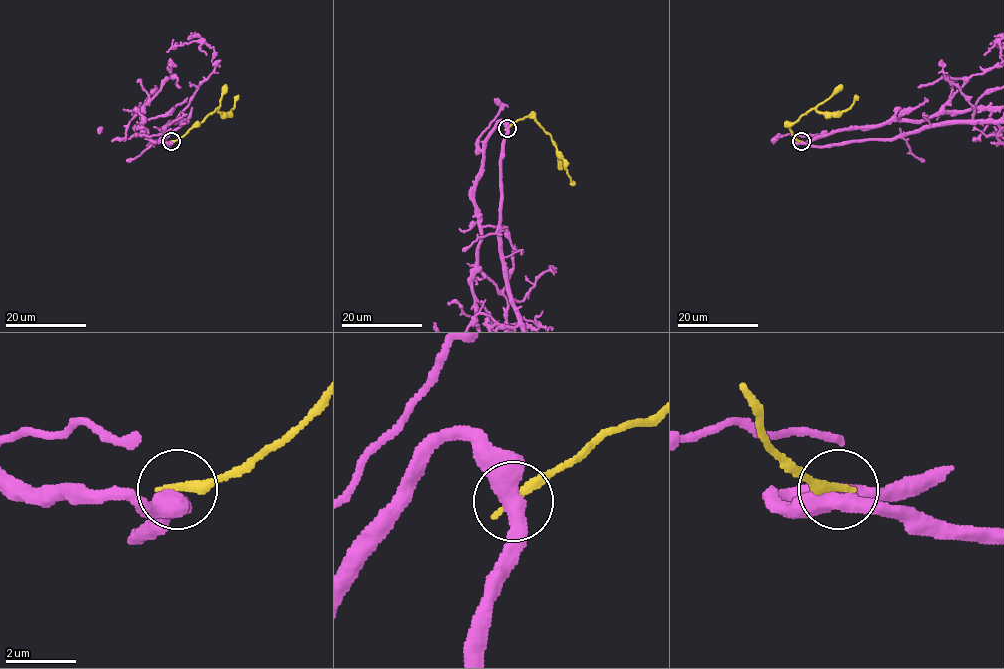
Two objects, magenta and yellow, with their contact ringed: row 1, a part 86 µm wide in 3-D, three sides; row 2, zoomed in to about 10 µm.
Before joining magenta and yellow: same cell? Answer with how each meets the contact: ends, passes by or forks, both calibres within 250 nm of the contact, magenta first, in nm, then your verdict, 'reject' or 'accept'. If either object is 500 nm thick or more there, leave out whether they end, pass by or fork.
magenta passes by | yellow ends | 480/300 nm | reject

